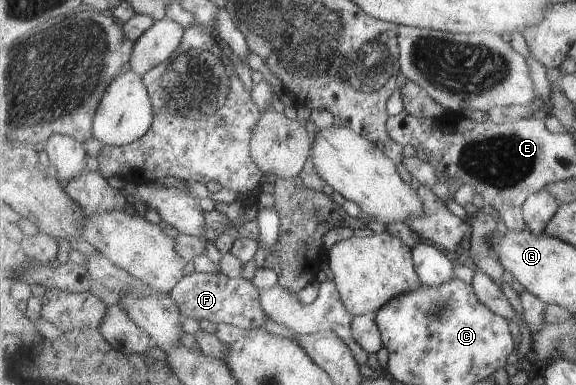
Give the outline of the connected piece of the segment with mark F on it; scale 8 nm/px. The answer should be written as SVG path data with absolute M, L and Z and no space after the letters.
M220 271L213 274L193 272L186 275L169 295L177 302L184 317L191 317L197 322L226 323L252 330L261 328L263 323L269 321L267 313L261 307L259 288L253 285L251 280L231 279L231 276L227 277Z

